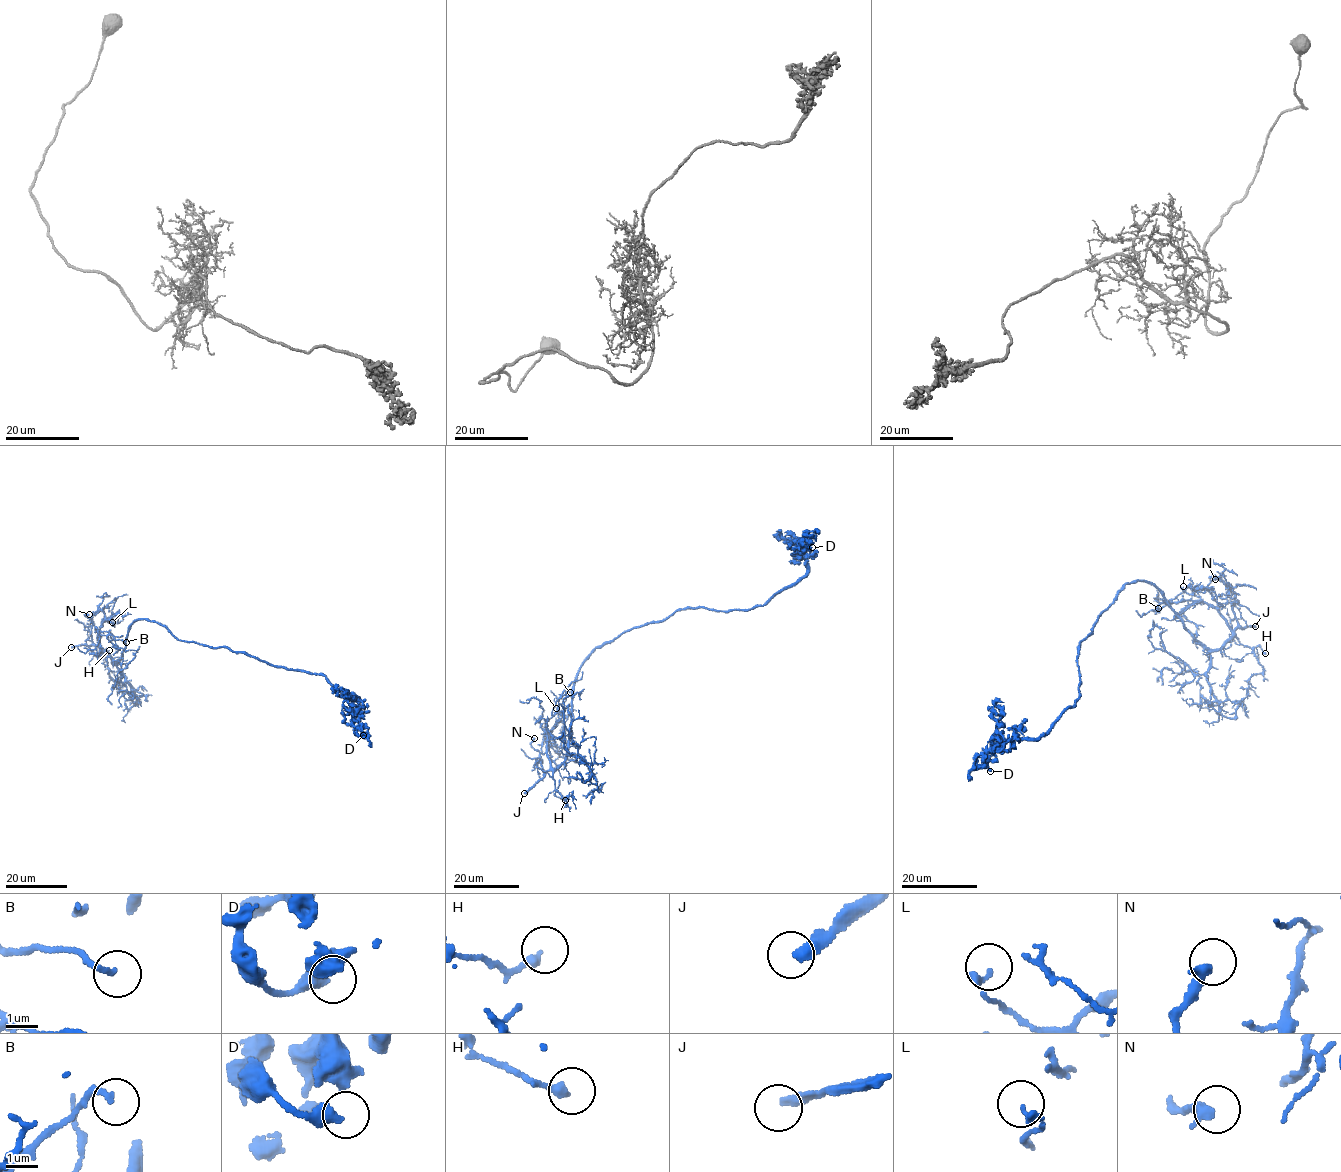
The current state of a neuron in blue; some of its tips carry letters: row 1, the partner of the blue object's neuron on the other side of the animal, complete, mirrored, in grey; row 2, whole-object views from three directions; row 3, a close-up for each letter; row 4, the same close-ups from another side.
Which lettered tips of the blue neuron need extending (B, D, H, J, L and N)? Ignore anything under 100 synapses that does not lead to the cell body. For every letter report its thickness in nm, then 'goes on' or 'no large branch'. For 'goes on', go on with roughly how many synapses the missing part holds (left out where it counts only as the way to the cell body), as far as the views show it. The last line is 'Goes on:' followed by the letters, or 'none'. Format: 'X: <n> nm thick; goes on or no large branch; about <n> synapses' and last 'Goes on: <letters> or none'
B: 160 nm thick; no large branch
D: 440 nm thick; no large branch
H: 280 nm thick; no large branch
J: 280 nm thick; goes on
L: 200 nm thick; no large branch
N: 360 nm thick; no large branch
Goes on: J

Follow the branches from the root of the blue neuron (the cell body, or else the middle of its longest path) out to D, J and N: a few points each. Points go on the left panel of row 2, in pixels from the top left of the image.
D: (185, 640), (247, 652), (271, 665), (325, 676), (339, 691), (358, 697), (361, 716), (354, 733), (363, 735)
J: (185, 640), (143, 618), (131, 624), (124, 651), (116, 662), (93, 645), (71, 647)
N: (185, 640), (142, 618), (131, 624), (124, 651), (114, 663), (92, 641), (92, 617), (84, 614), (89, 614)

